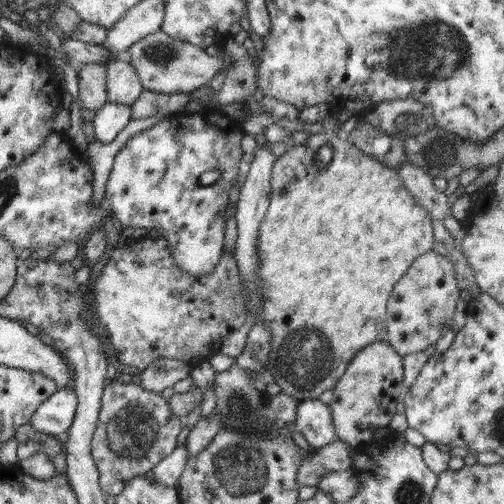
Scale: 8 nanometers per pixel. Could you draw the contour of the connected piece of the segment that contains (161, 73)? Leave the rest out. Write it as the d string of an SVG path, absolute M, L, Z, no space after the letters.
M158 30L139 42L136 42L125 57L130 66L136 70L143 89L154 90L164 94L191 93L201 86L208 85L220 71L228 71L232 67L231 56L208 56L205 50L171 38L168 34Z

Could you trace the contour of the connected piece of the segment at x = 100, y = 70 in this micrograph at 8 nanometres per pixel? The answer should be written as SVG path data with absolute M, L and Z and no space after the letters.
M106 62L79 65L79 97L80 106L97 111L108 103L106 88Z

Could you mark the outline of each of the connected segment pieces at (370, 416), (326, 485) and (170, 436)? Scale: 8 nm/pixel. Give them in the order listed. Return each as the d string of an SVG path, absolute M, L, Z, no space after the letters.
M385 341L366 345L347 366L335 384L334 398L329 404L336 436L353 448L370 444L384 428L388 428L396 406L405 393L403 386L403 355Z
M327 470L318 481L316 488L328 494L333 503L344 503L352 499L358 493L360 487L359 478L350 470Z
M116 378L110 381L103 388L99 421L91 442L91 455L99 472L102 492L116 497L126 482L150 473L177 447L176 440L183 426L184 419L171 411L160 392L144 390L132 382L122 383Z

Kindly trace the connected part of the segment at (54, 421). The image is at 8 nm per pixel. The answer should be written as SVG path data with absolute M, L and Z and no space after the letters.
M72 388L58 389L51 394L32 415L30 424L38 430L56 437L68 432L77 409L76 393Z

